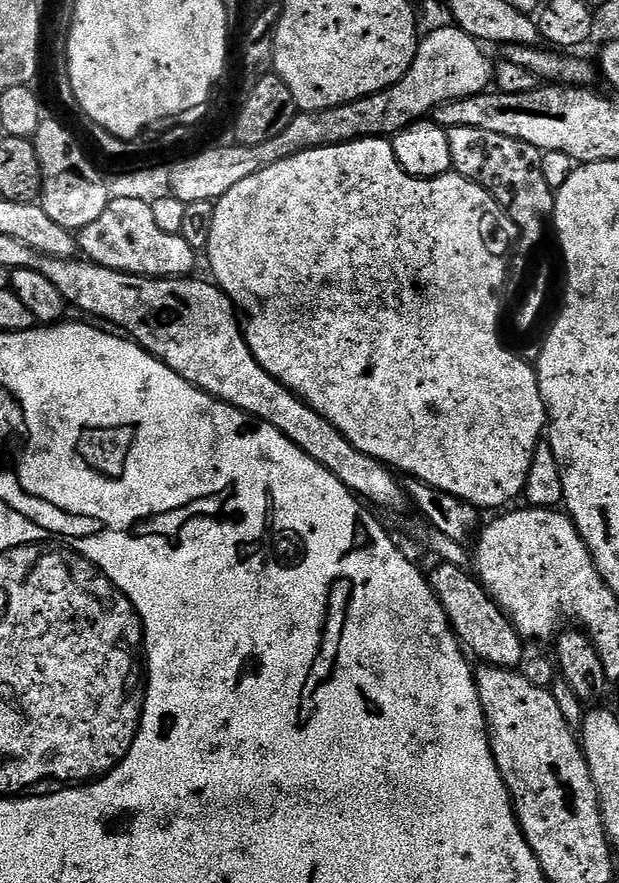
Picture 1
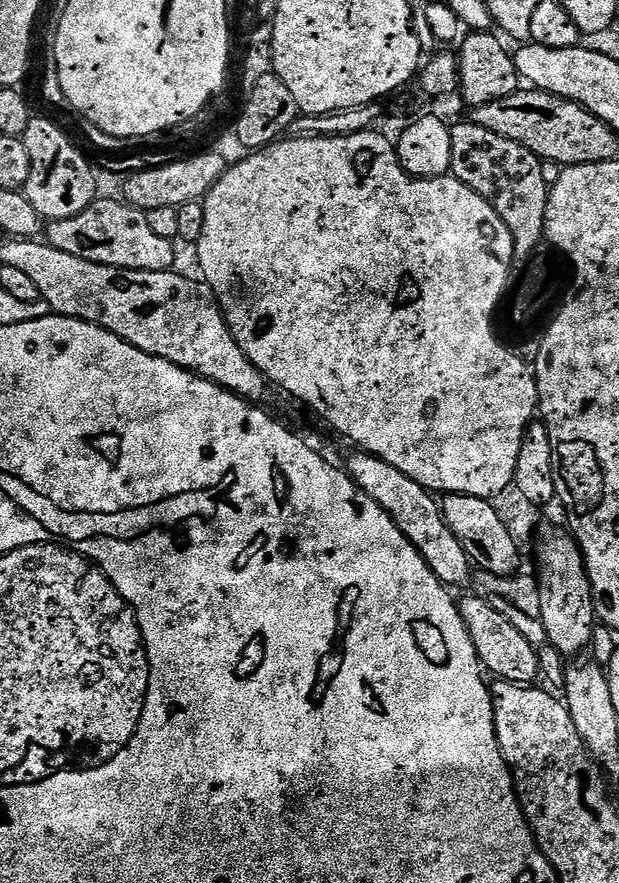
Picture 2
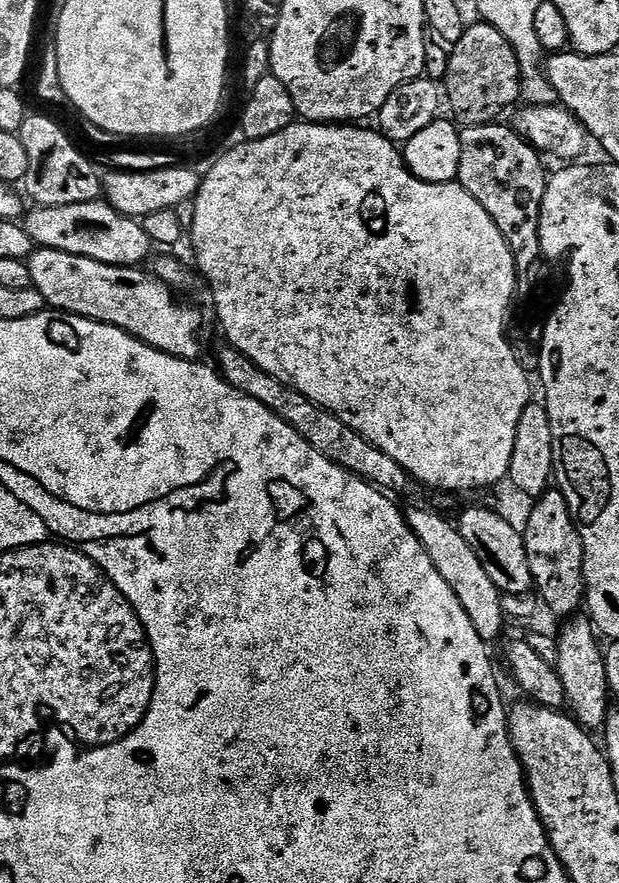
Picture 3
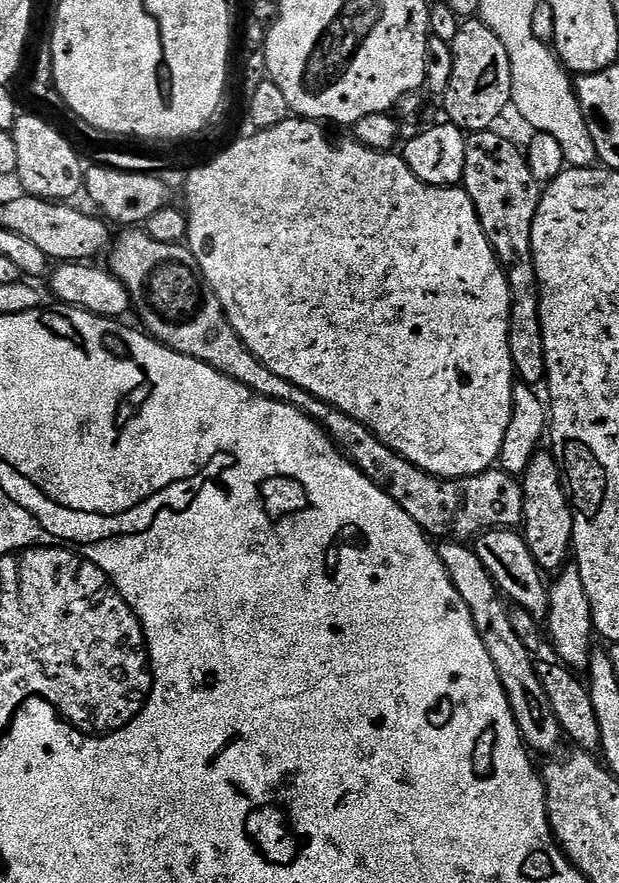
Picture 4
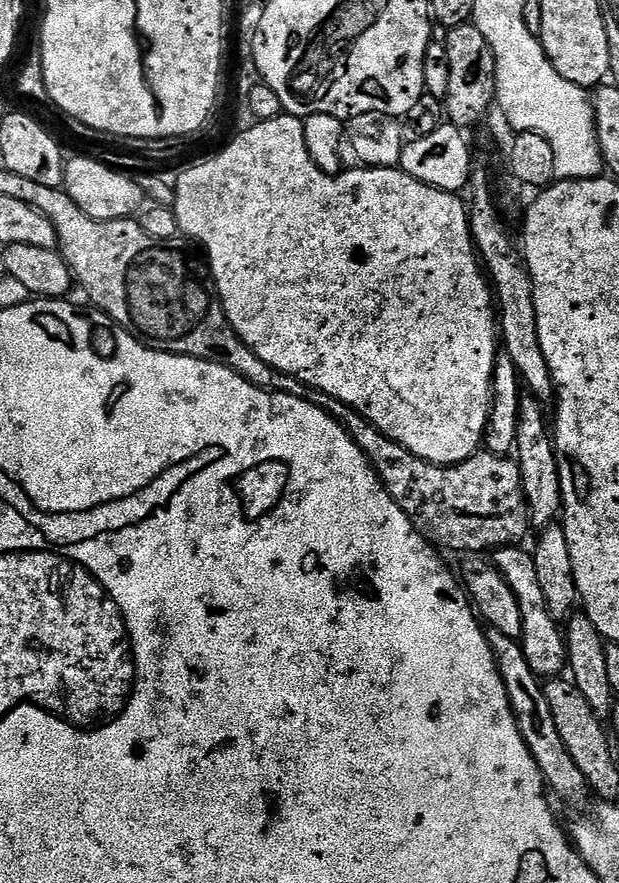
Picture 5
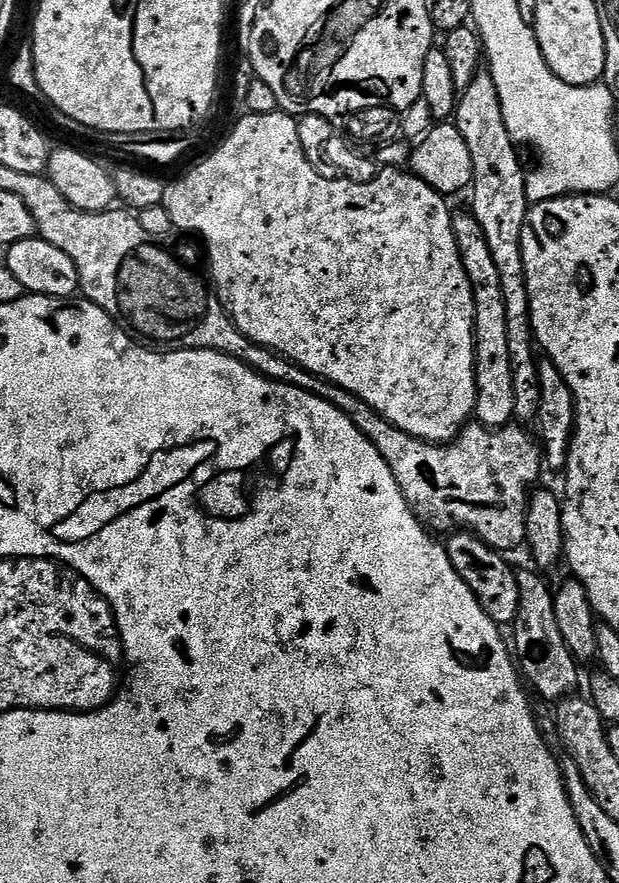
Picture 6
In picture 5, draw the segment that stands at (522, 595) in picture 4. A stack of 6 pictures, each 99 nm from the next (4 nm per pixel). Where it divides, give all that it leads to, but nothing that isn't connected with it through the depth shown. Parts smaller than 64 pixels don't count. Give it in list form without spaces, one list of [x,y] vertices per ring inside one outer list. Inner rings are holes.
[[[520,546],[498,548],[491,553],[490,559],[518,598],[518,606],[522,610],[522,643],[526,662],[530,662],[530,670],[534,670],[534,674],[541,678],[556,678],[563,673],[560,671],[568,668],[568,641],[546,604],[542,585],[538,582],[536,557],[531,551],[523,552],[522,549]]]

